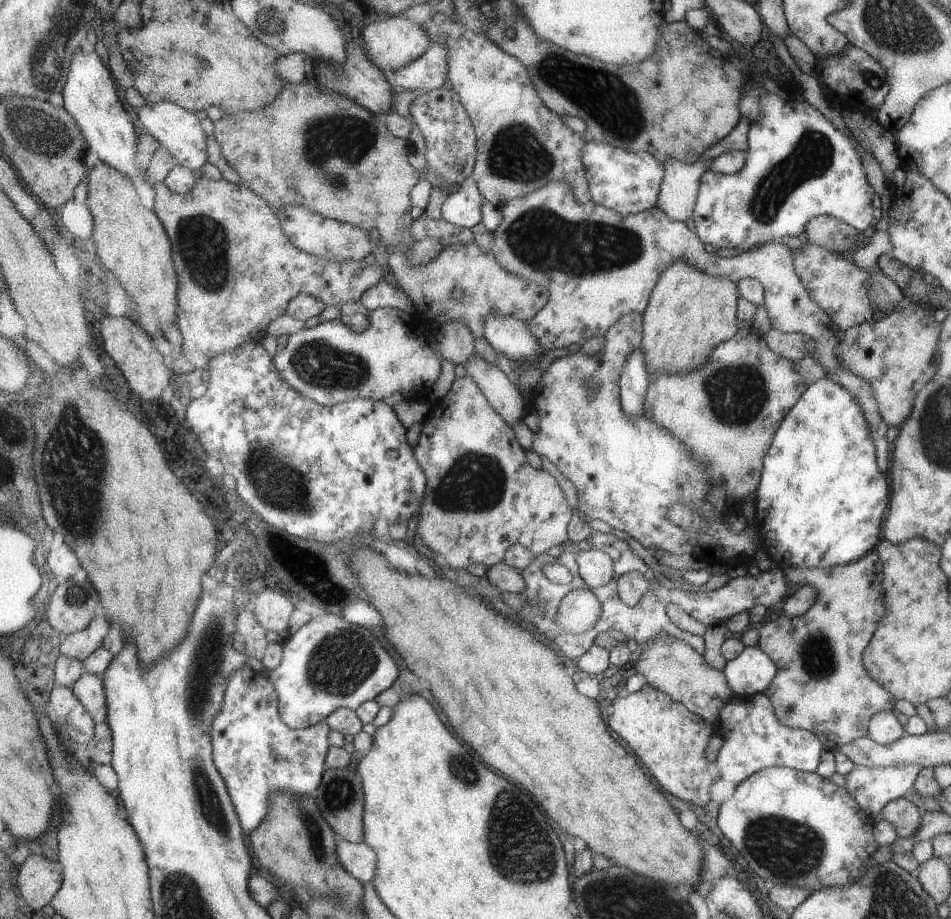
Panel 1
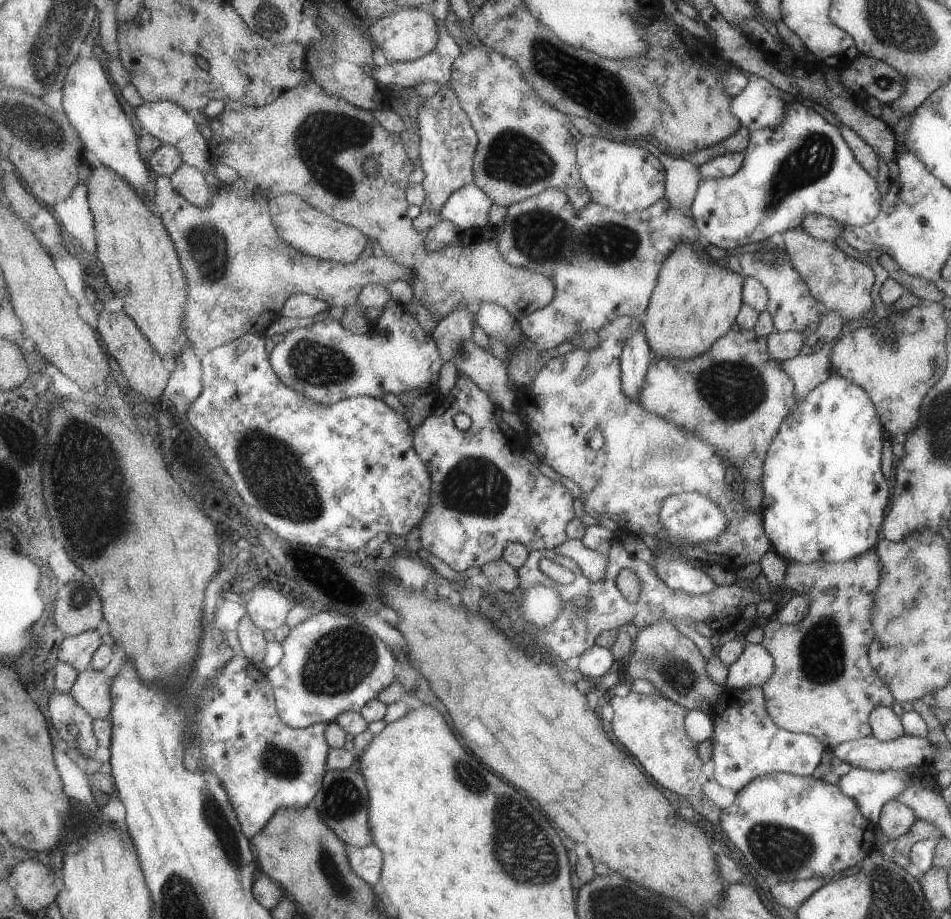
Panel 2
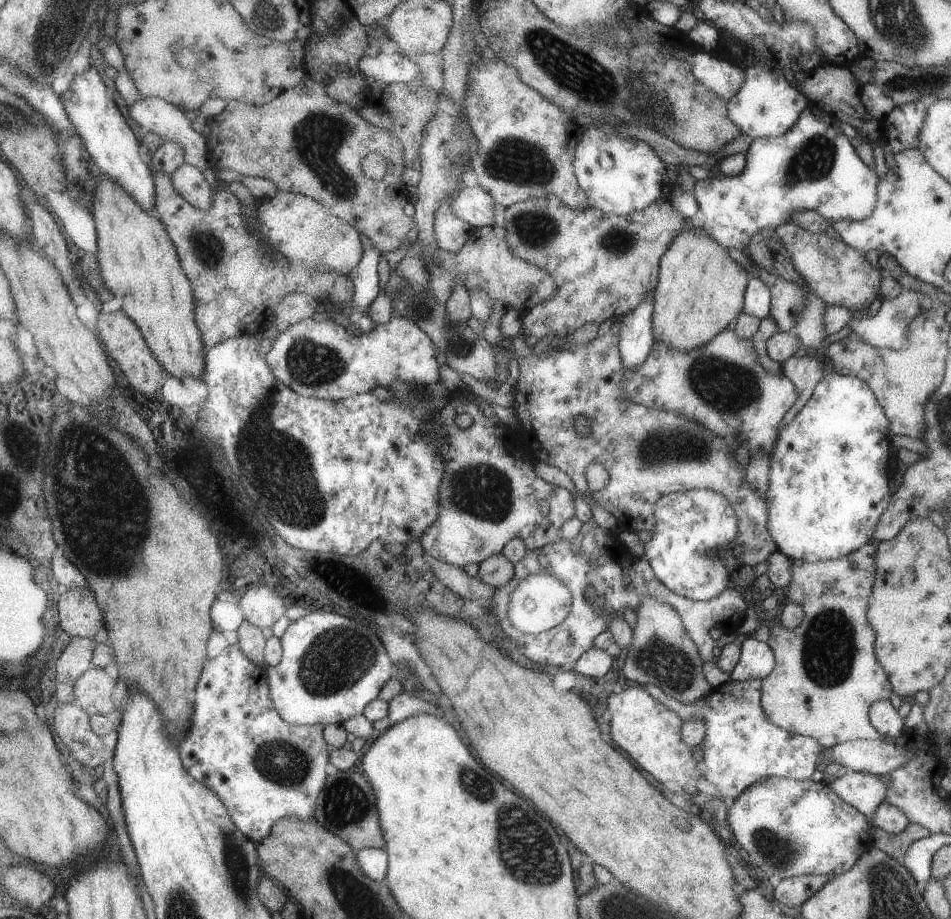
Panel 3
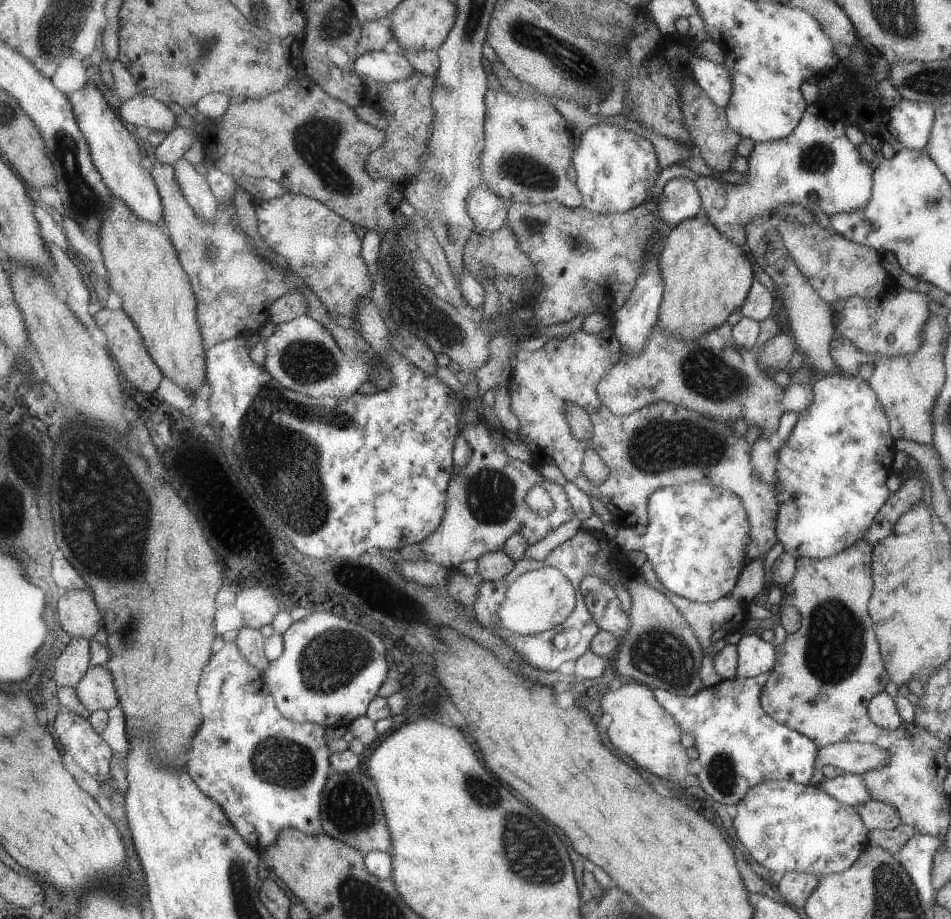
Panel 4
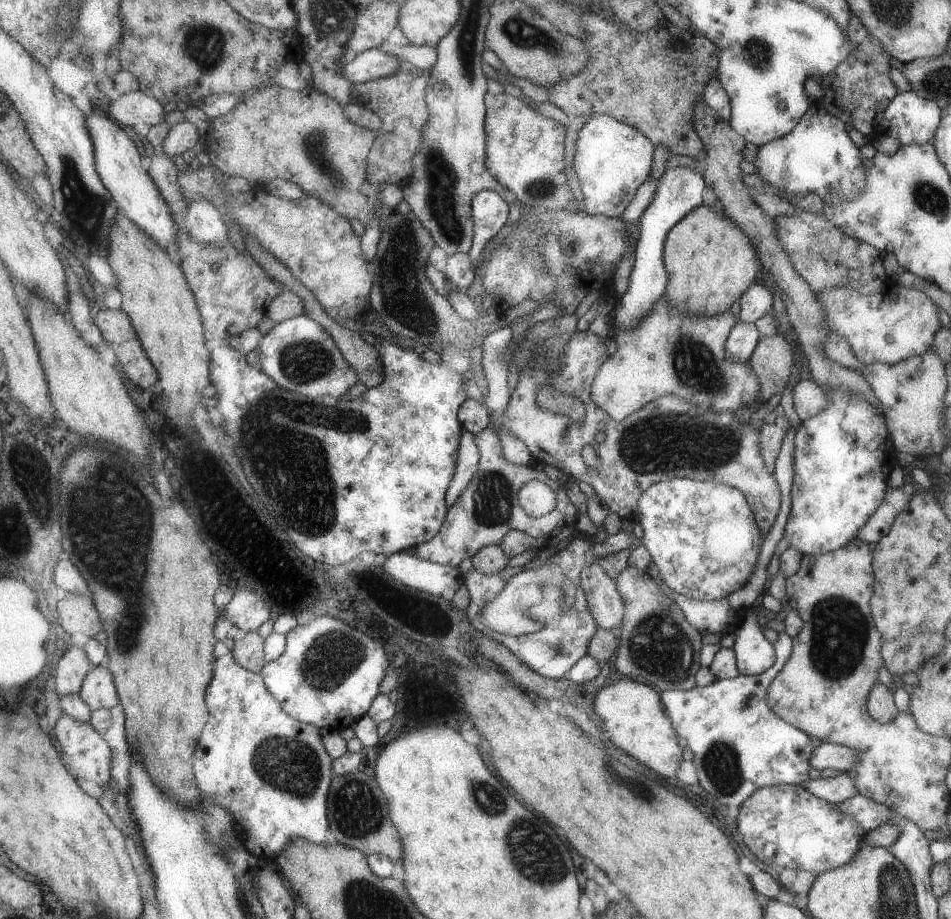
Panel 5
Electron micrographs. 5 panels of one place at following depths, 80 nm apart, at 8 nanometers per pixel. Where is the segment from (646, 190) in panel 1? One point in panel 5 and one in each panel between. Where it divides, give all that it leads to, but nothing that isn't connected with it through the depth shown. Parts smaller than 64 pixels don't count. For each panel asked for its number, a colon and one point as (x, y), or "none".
2: (627, 178)
3: (622, 175)
4: (614, 167)
5: (614, 159)

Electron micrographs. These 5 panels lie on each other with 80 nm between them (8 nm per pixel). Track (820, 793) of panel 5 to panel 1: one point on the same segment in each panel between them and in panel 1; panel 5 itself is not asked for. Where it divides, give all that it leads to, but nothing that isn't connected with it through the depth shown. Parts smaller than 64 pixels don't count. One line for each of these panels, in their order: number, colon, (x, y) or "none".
1: (872, 787)
2: (869, 790)
3: (864, 791)
4: (850, 789)

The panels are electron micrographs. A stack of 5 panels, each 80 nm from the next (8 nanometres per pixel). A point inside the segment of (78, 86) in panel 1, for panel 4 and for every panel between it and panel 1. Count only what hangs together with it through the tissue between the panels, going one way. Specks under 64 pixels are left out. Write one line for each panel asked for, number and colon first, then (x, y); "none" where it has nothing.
2: (90, 102)
3: (112, 144)
4: (116, 153)

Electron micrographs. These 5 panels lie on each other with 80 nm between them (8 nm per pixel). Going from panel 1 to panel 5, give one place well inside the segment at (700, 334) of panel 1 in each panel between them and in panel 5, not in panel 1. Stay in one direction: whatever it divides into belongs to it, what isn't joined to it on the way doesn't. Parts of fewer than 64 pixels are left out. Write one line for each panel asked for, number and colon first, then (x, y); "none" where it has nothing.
2: (696, 301)
3: (701, 289)
4: (706, 276)
5: (710, 262)

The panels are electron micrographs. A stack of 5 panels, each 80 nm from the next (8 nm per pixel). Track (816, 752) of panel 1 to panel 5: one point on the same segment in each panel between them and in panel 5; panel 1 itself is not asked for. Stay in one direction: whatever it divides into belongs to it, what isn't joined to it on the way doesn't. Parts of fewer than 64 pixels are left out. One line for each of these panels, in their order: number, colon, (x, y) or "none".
2: (746, 744)
3: (742, 745)
4: (739, 746)
5: (740, 745)

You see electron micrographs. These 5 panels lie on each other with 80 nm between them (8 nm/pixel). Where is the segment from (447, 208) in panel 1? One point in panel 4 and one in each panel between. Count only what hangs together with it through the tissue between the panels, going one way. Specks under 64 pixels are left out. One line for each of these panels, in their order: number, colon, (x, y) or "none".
2: (470, 207)
3: (475, 205)
4: (489, 211)

